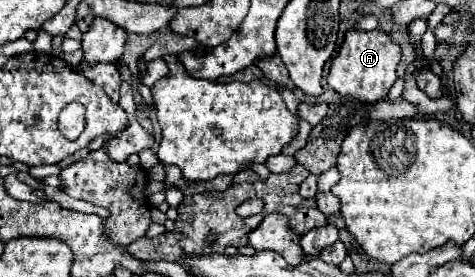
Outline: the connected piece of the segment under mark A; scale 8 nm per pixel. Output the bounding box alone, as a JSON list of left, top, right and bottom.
[327,30,401,104]

